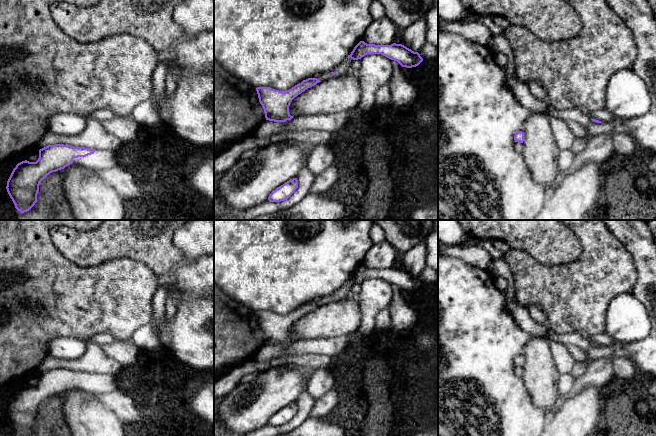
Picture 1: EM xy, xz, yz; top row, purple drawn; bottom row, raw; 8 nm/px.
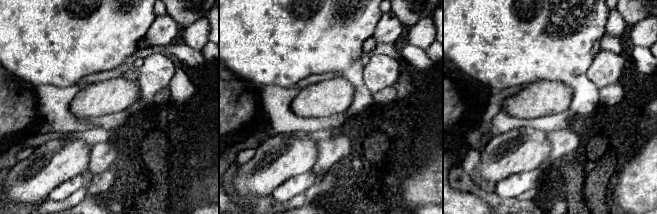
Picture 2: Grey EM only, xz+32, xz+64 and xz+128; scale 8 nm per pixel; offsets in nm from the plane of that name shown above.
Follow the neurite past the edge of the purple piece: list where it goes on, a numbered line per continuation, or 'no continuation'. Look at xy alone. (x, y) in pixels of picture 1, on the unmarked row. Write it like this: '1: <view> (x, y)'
1: xy (101, 383)

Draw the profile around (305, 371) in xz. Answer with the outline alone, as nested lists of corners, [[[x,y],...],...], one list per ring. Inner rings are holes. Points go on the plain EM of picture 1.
[[[289,364],[289,368],[291,368],[291,369],[295,368],[300,374],[302,374],[305,384],[307,384],[309,382],[311,375],[316,370],[314,368],[311,368],[311,367],[300,366],[297,364]]]

